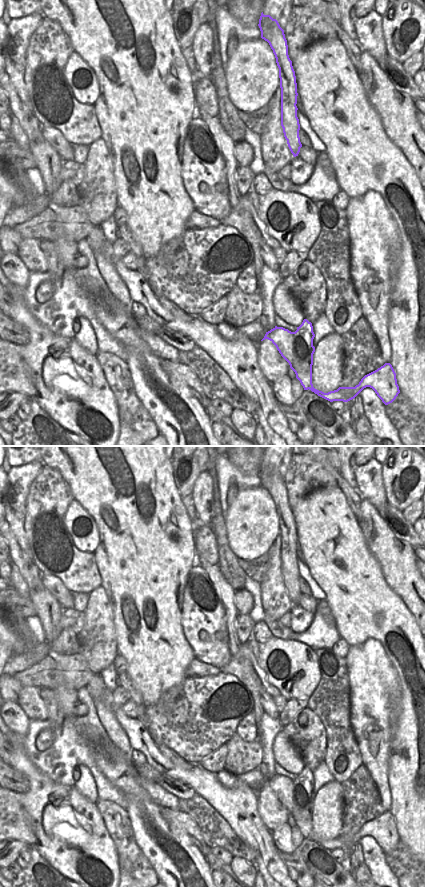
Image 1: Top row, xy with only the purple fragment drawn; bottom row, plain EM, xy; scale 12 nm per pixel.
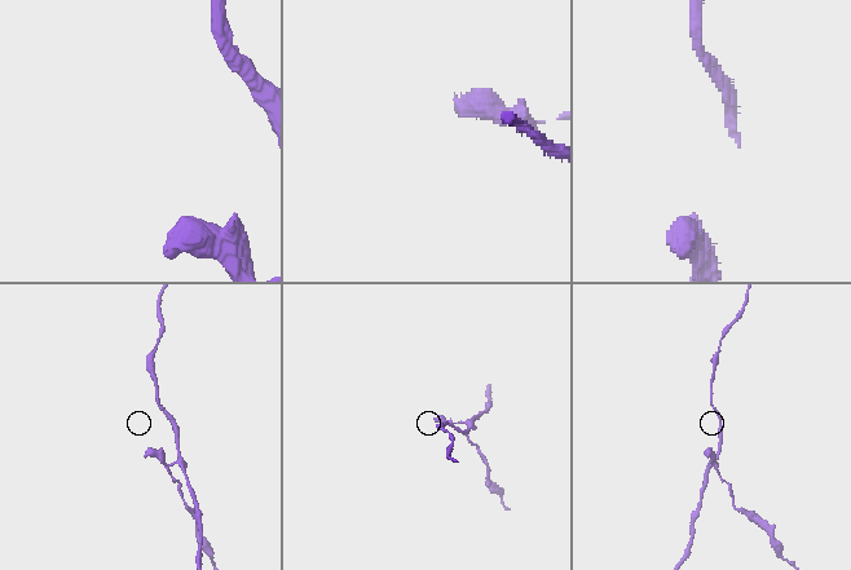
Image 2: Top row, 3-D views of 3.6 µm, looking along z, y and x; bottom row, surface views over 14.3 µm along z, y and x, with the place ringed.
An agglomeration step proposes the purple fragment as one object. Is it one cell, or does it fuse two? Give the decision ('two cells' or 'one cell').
two cells

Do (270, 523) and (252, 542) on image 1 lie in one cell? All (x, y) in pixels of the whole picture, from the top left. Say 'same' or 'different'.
same

